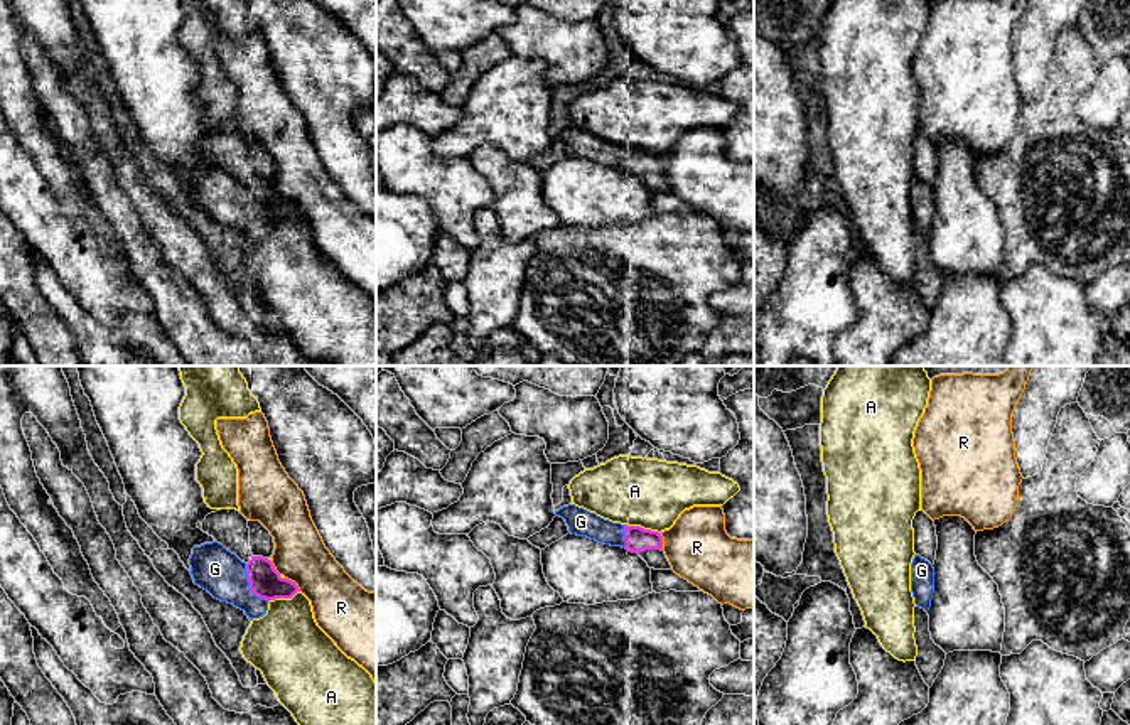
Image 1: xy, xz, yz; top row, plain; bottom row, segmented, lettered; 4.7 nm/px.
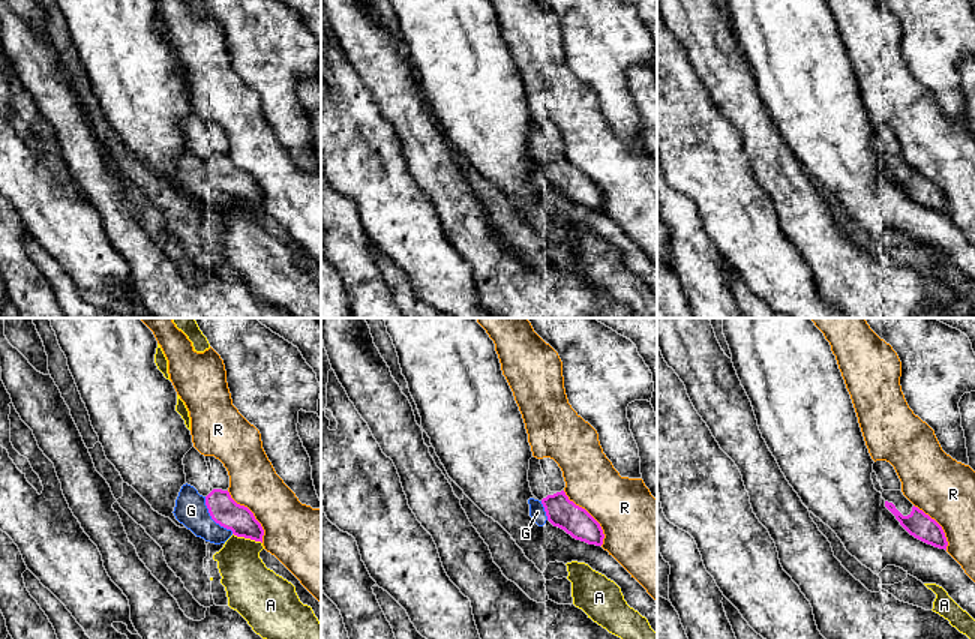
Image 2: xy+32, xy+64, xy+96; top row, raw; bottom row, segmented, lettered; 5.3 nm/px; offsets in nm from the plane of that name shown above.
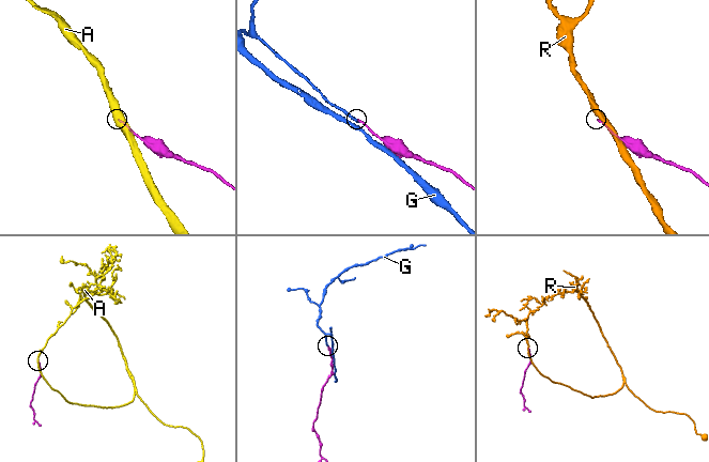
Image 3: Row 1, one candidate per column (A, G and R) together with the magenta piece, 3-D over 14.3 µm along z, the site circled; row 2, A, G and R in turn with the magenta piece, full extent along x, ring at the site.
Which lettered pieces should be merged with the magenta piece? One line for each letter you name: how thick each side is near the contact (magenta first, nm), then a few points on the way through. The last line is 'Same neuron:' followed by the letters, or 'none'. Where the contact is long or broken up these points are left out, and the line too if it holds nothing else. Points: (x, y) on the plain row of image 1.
G: 160 nm thick on the magenta side, 220 nm on the other
Same neuron: G

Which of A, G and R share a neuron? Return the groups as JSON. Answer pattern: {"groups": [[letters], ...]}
{"groups": [["A"], ["G"], ["R"]]}

